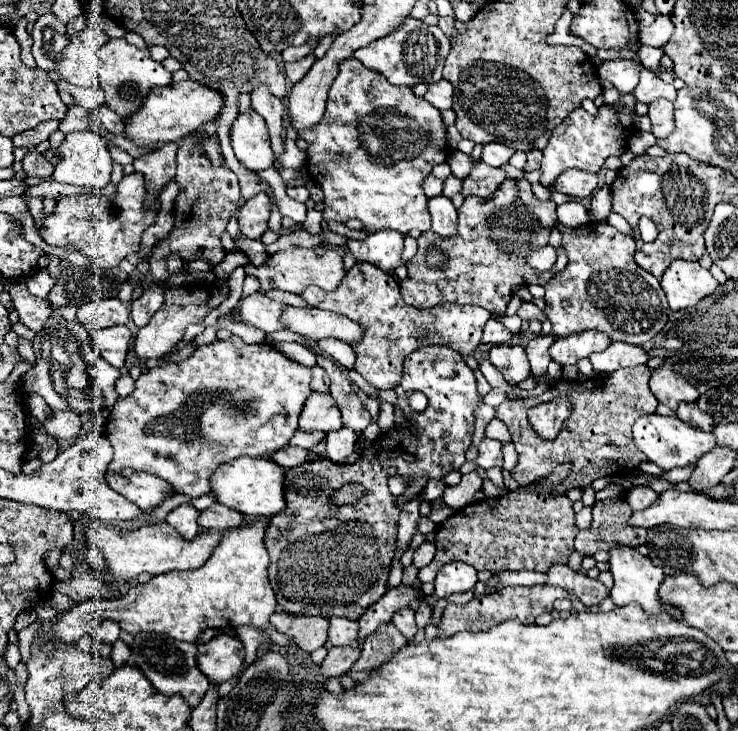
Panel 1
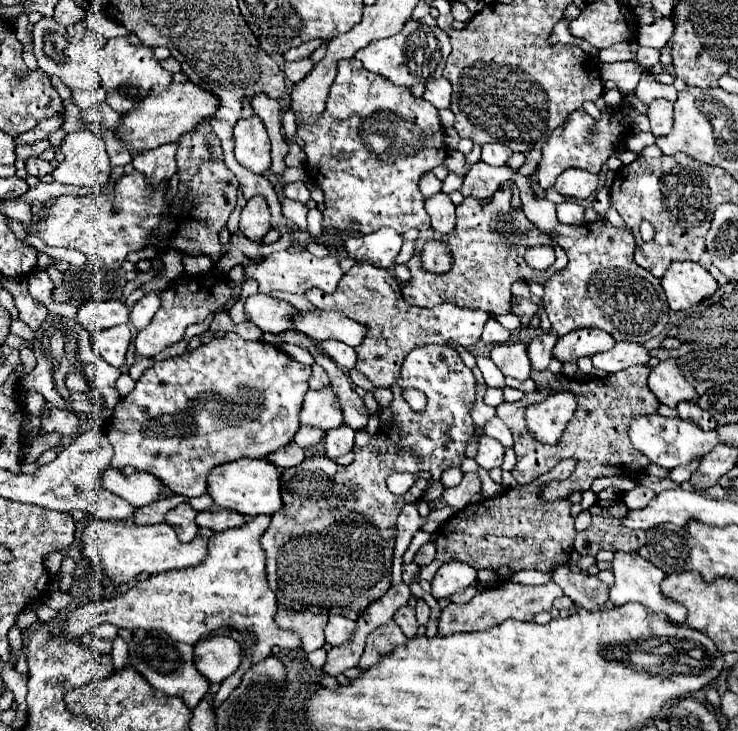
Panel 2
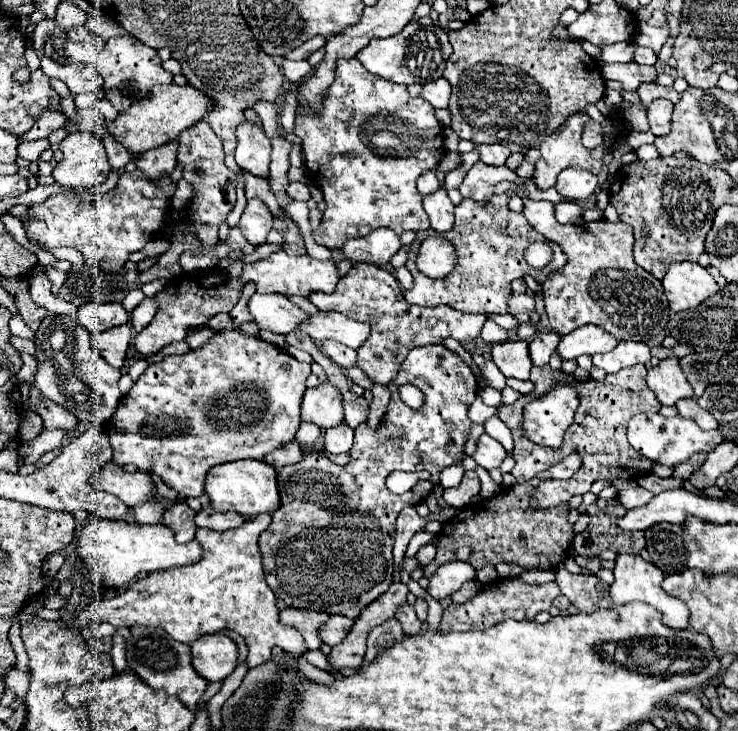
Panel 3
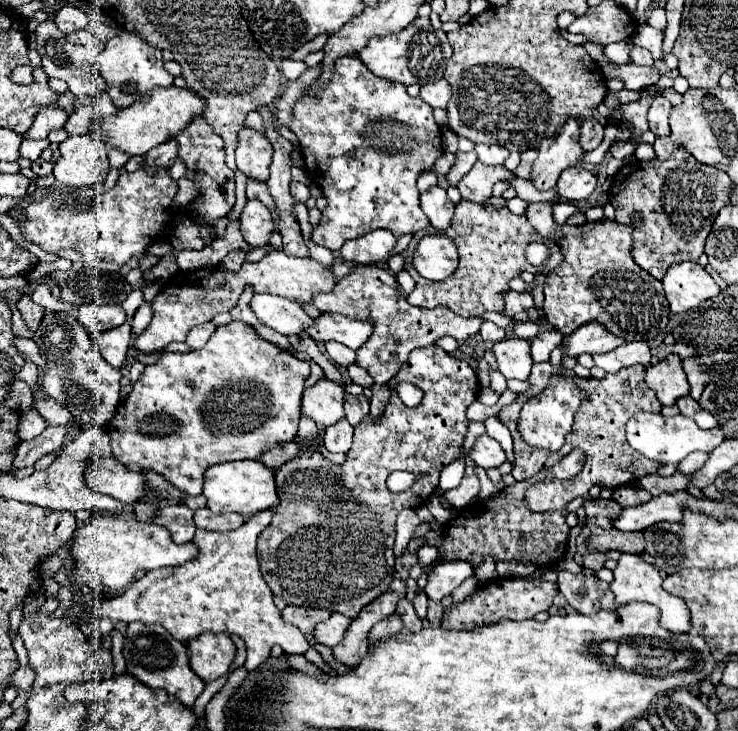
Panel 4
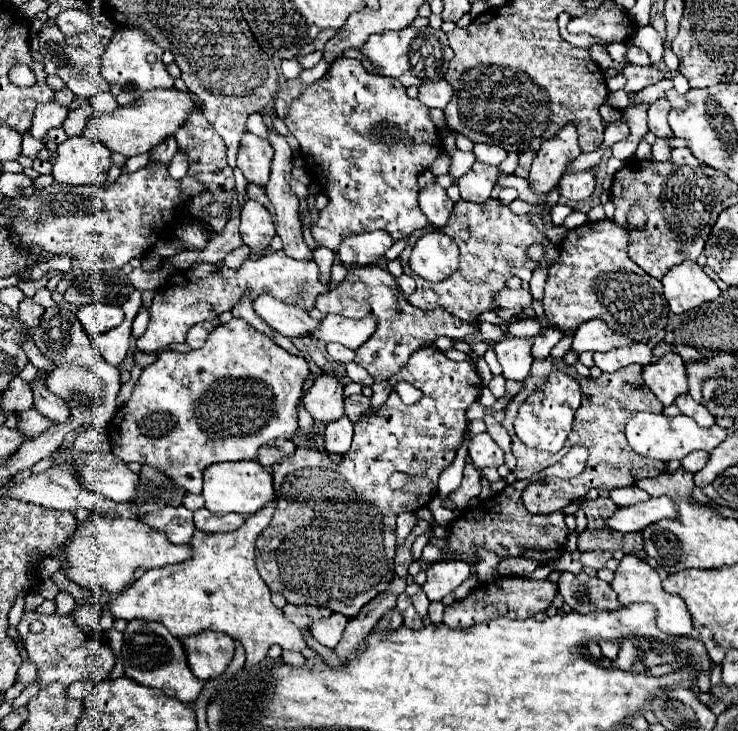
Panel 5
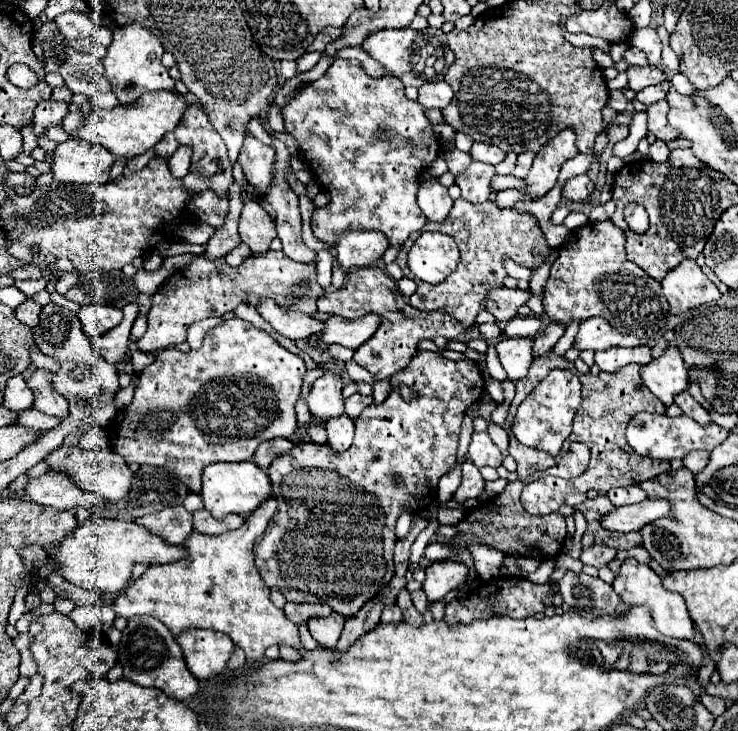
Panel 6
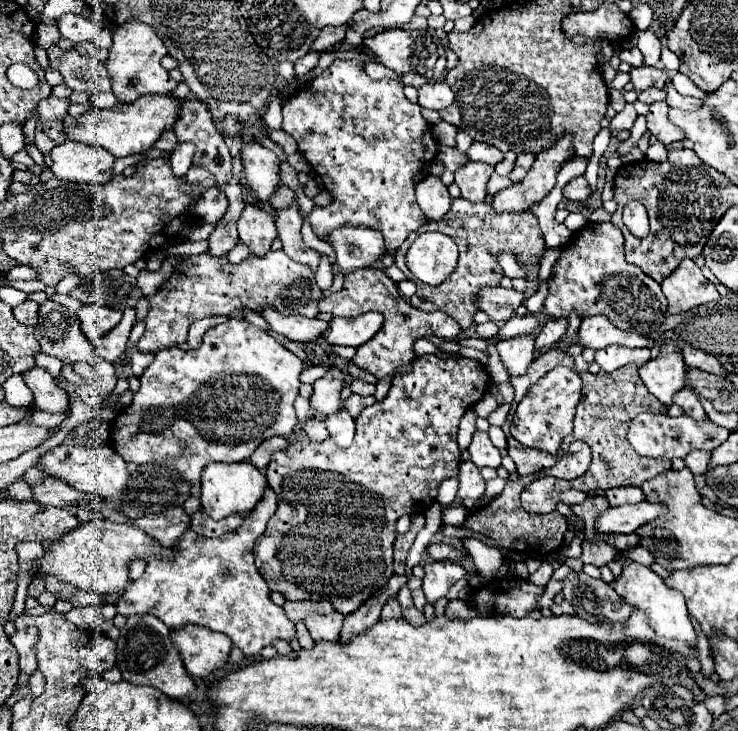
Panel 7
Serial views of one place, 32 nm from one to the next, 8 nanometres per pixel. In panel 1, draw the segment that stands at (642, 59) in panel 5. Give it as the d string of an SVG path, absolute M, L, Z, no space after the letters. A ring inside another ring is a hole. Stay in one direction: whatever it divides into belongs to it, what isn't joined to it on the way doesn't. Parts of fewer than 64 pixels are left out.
M640 46L640 50L638 50L638 58L640 58L642 66L648 70L654 70L660 66L662 54L664 52L660 48L650 48L650 46Z

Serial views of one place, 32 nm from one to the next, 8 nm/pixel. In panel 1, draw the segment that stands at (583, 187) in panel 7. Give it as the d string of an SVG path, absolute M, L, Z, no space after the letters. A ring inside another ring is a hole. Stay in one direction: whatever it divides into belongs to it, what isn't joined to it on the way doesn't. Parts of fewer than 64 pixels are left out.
M564 170L554 184L556 192L562 192L570 198L586 198L598 186L598 174L582 172L582 170Z

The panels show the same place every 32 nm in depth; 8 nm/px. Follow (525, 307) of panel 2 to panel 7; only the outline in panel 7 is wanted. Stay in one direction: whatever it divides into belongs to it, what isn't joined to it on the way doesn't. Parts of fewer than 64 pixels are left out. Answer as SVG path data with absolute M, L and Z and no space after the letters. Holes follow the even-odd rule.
M488 286L488 288L480 288L474 302L476 308L486 312L494 322L506 322L514 310L522 304L524 294L516 292L516 290L508 290L502 286Z

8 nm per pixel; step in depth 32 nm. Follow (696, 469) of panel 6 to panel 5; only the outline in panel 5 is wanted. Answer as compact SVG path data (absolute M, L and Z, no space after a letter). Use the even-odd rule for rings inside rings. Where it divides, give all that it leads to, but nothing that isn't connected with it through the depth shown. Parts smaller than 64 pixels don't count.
M692 452L692 454L688 454L684 460L682 460L682 468L684 470L688 470L688 472L692 472L692 474L696 474L696 472L700 472L704 466L706 466L706 462L708 462L708 452Z

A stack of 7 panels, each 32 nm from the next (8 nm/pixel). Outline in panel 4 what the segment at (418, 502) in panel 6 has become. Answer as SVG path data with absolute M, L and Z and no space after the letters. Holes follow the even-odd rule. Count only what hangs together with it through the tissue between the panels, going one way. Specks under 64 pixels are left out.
M424 346L424 348L416 348L416 352L410 354L408 362L400 368L400 372L390 380L392 382L392 396L384 408L384 412L372 420L370 416L366 416L356 428L354 428L354 442L352 442L352 448L348 450L346 454L346 462L340 464L340 466L334 466L328 458L322 456L322 452L318 450L310 450L310 448L300 448L298 456L286 464L282 464L280 468L274 470L274 478L276 478L276 492L278 492L278 506L274 508L274 518L270 522L270 526L258 536L258 560L260 560L260 572L266 580L266 584L270 586L270 590L278 596L282 596L288 604L296 604L296 606L312 606L312 608L326 608L330 612L340 612L348 618L356 618L358 612L370 604L376 596L384 594L388 590L388 584L392 582L394 578L394 536L396 536L396 516L398 512L402 512L404 508L418 508L422 502L426 502L430 498L430 494L438 488L438 476L442 472L444 466L448 466L450 462L454 462L462 450L462 442L464 442L464 436L468 432L468 418L466 418L466 408L476 400L478 392L480 392L480 382L478 382L478 374L476 370L464 362L464 360L456 360L452 358L448 352L444 352L442 348L438 346ZM396 382L412 382L414 386L418 386L422 392L424 392L424 398L418 406L410 408L406 404L402 404L402 400L398 398L398 392L396 392ZM394 470L406 470L406 472L412 472L416 474L416 482L410 486L412 490L406 490L406 492L400 492L400 494L394 494L388 490L386 486L386 478L394 472Z

